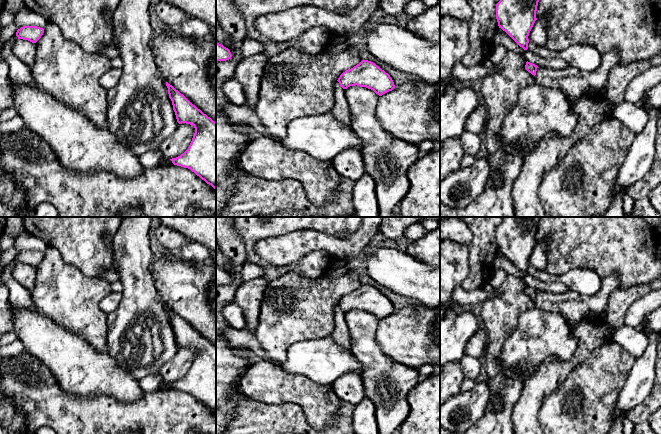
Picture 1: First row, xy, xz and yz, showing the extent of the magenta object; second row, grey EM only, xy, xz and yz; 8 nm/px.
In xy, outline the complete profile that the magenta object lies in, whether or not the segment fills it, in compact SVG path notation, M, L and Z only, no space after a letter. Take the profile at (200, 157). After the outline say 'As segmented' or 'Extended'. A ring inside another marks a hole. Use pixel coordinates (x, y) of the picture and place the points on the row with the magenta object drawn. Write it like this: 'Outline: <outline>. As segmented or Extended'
Outline: M168 82L166 86L177 122L190 124L195 128L188 149L170 160L174 165L190 169L216 190L216 122Z. As segmented

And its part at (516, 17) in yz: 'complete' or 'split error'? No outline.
complete

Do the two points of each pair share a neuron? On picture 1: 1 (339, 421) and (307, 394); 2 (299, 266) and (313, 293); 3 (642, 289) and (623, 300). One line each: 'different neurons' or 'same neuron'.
1: different neurons
2: different neurons
3: same neuron

